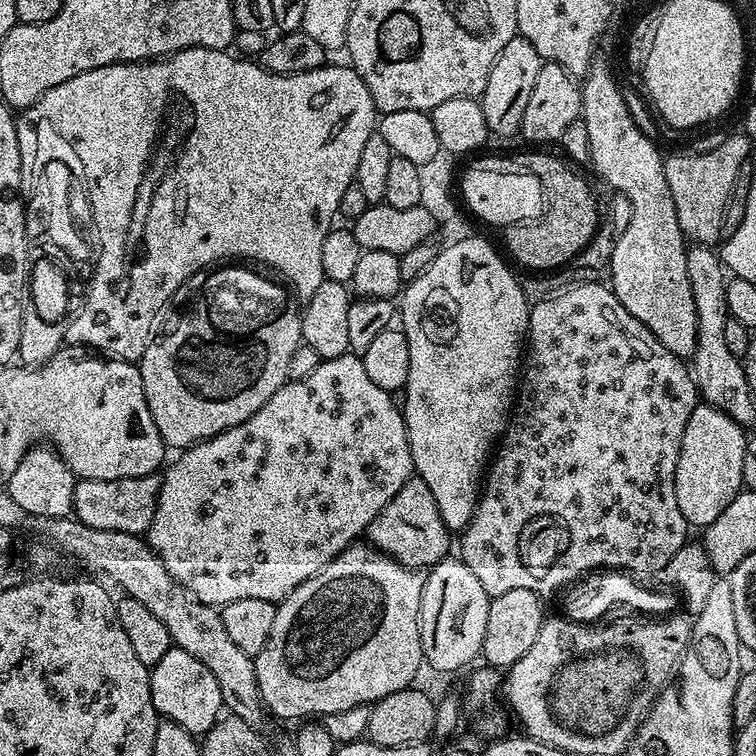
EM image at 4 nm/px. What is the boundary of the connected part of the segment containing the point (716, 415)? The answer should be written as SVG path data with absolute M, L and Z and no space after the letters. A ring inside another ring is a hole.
M697 403L695 410L690 414L690 422L686 422L686 434L682 434L682 446L674 478L674 490L678 494L678 510L682 510L686 522L693 529L703 530L712 524L744 488L742 458L746 458L747 441L745 429L738 422L734 422L734 418L730 418L713 404Z

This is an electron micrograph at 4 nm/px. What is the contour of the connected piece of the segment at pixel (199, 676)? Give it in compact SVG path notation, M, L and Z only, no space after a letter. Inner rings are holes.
M172 647L166 650L162 662L158 662L151 670L150 694L154 698L157 717L178 722L182 730L200 738L214 727L225 711L222 702L222 690L218 690L218 682L214 674L194 658L194 654L186 654L186 650Z

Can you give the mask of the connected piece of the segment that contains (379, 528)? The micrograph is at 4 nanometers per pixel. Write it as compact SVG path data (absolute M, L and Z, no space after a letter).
M419 478L406 481L402 490L398 490L398 494L394 494L394 498L382 506L374 522L370 522L366 540L376 551L386 553L402 567L417 570L427 570L445 559L449 555L448 547L454 544L446 522L442 522L438 514L438 502L434 502L430 486L426 486L426 482Z

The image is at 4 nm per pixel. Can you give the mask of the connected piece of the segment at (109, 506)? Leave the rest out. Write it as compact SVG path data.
M156 474L117 480L77 479L72 511L77 520L94 530L118 530L140 536L147 533L150 522L154 518L160 493L160 481L161 477Z

